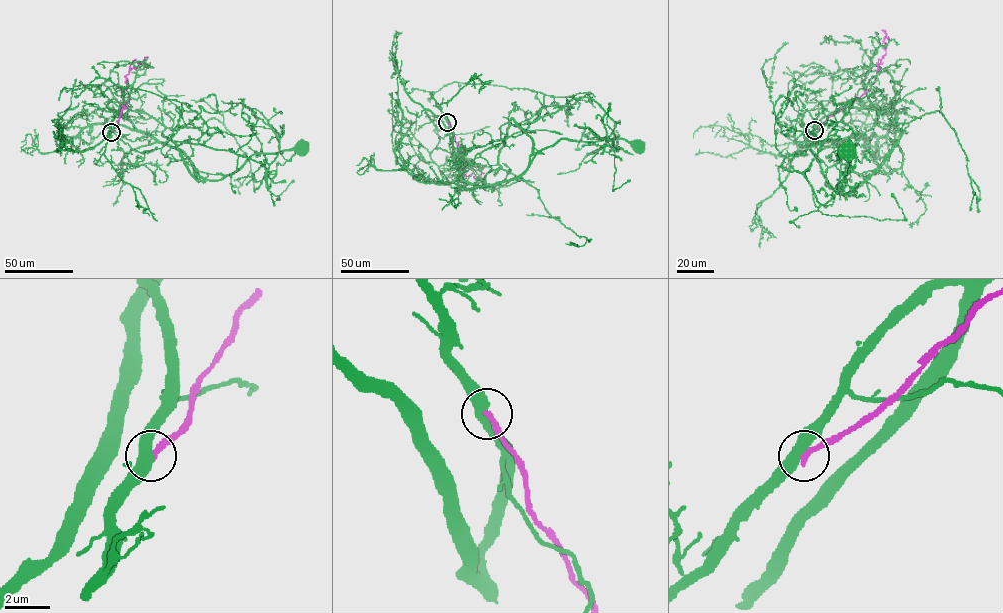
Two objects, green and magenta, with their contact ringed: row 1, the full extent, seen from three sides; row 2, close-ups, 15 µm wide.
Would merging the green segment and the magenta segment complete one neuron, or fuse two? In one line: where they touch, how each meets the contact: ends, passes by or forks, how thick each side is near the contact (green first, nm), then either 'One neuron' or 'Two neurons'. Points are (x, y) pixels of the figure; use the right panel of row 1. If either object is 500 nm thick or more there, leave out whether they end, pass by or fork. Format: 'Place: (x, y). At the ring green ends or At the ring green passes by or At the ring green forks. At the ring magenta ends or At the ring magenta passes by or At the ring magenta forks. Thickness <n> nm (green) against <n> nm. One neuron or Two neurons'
Place: (814, 130). At the ring green passes by. At the ring magenta ends. Thickness 480 nm (green) against 260 nm. Two neurons

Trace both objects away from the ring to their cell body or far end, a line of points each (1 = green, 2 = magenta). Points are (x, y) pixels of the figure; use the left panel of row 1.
1: (111, 132), (117, 115), (125, 118), (179, 149), (207, 180), (230, 175), (255, 154), (302, 148)
2: (111, 132), (130, 99), (125, 76), (148, 56)

